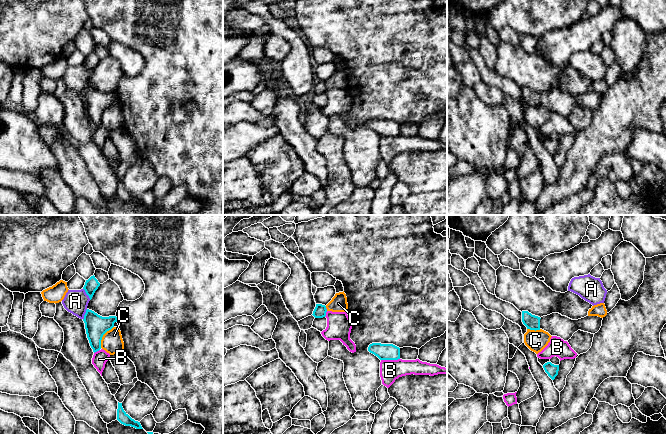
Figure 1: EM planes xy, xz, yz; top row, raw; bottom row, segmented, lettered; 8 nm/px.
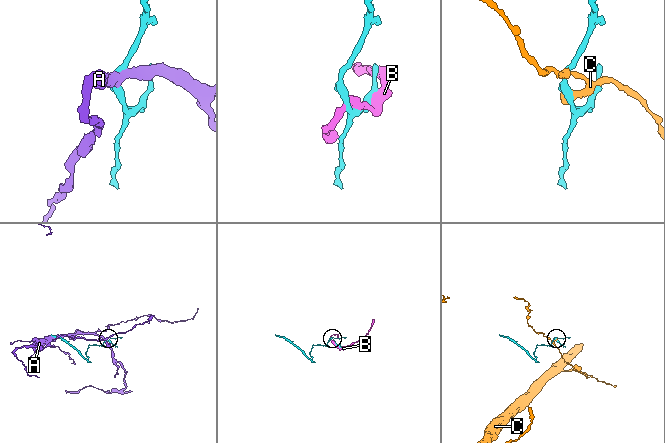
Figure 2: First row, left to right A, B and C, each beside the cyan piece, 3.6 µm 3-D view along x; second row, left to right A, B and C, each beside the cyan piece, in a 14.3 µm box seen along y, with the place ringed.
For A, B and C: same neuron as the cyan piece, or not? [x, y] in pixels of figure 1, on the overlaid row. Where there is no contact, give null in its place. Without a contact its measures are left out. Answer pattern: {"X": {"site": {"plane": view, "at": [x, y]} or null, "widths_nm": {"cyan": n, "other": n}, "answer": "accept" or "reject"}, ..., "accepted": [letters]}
{"A": {"site": {"plane": "xy", "at": [86, 293]}, "widths_nm": {"cyan": 110, "other": 190}, "answer": "reject"}, "B": {"site": {"plane": "xz", "at": [390, 359]}, "widths_nm": {"cyan": 130, "other": 170}, "answer": "reject"}, "C": {"site": {"plane": "xy", "at": [102, 336]}, "widths_nm": {"cyan": 180, "other": 170}, "answer": "reject"}, "accepted": []}

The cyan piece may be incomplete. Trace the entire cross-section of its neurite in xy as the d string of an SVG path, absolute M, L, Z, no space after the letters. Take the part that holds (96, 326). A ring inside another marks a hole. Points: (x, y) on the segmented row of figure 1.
M87 309L83 319L87 338L93 352L101 349L103 335L114 327L116 316L102 317L92 310Z

